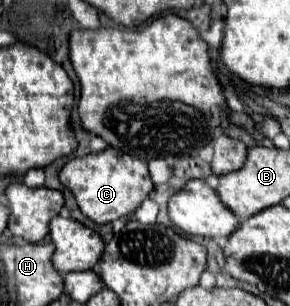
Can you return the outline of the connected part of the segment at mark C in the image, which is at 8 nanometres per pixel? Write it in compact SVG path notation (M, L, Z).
M113 147L71 159L59 171L59 181L73 193L81 213L95 223L111 223L131 215L153 191L147 163L129 153L115 151Z

